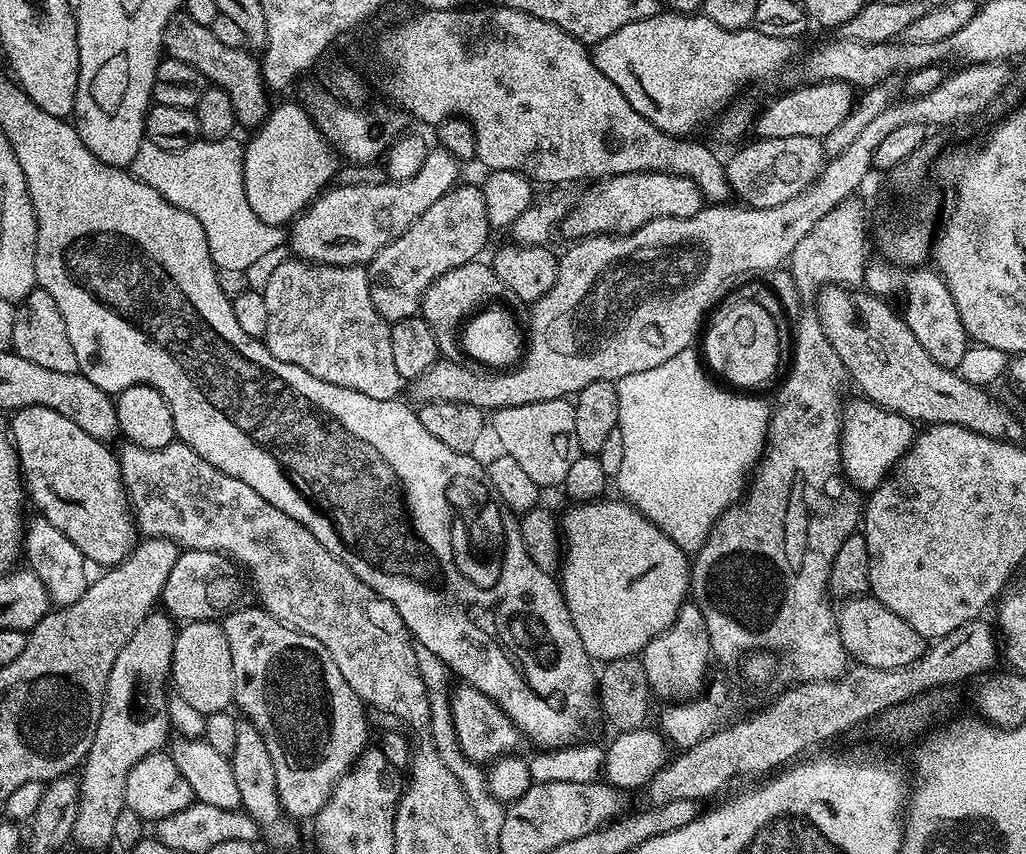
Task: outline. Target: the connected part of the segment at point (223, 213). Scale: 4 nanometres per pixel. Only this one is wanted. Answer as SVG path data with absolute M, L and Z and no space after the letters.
M201 138L182 150L162 150L162 146L144 140L130 165L133 176L146 182L146 186L154 186L166 202L194 214L202 222L202 230L208 235L210 258L221 273L244 272L254 267L286 240L283 227L262 222L250 210L250 202L246 202L244 150L245 145L236 138Z

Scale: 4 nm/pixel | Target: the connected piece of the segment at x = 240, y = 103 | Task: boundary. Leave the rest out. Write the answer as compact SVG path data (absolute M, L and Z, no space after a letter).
M183 10L172 16L170 22L166 22L162 42L164 52L171 59L194 66L194 70L201 72L209 85L224 88L226 94L230 94L234 102L237 125L244 127L245 124L248 130L252 130L263 124L270 111L270 96L260 74L260 61L255 55L252 57L248 53L247 47L226 46L219 38L214 38L211 28L202 26L202 22L194 22L194 18L190 18Z

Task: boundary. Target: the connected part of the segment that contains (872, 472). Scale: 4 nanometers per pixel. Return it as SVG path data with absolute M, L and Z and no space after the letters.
M871 401L849 407L841 432L840 453L844 475L862 492L871 492L883 482L897 463L908 452L916 437L913 421L888 413Z

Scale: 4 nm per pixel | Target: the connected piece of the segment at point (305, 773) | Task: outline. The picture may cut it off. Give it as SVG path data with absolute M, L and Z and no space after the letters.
M253 606L253 608L237 607L223 617L222 623L226 642L230 642L230 662L234 666L232 699L235 707L240 707L244 711L241 713L247 719L252 720L254 726L258 726L258 730L264 733L266 746L270 749L270 758L274 758L274 774L278 778L278 798L280 805L284 808L284 815L297 822L311 821L322 810L322 806L326 806L326 802L332 798L336 783L355 768L356 761L359 760L365 748L369 747L368 720L364 717L366 705L358 694L354 694L354 690L350 690L350 682L346 682L346 678L342 678L342 670L338 670L334 658L330 658L330 650L326 650L326 646L322 646L322 642L318 642L318 638L314 638L310 634L302 634L297 628L291 628L288 624L281 624L279 620L274 619L272 615L259 606Z

